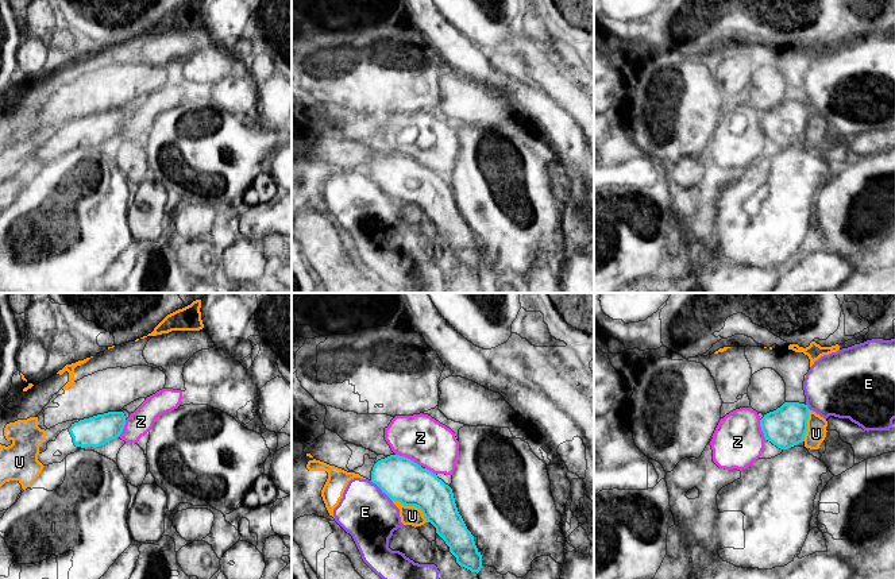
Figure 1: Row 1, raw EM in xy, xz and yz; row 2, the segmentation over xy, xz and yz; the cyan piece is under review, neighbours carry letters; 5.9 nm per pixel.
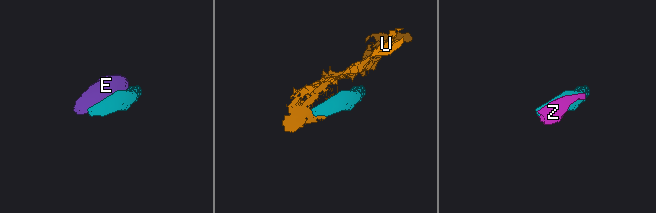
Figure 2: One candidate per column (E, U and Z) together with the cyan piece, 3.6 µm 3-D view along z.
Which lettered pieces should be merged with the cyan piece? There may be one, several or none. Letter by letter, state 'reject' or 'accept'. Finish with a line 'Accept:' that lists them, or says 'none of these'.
E: reject
U: reject
Z: reject
Accept: none of these

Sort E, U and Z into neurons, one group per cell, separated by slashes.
E U / Z

